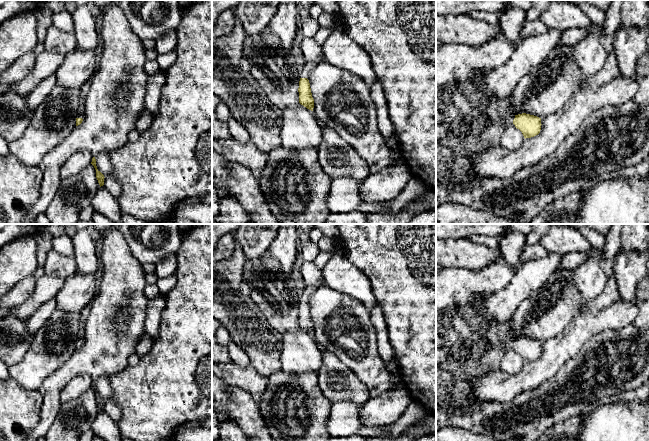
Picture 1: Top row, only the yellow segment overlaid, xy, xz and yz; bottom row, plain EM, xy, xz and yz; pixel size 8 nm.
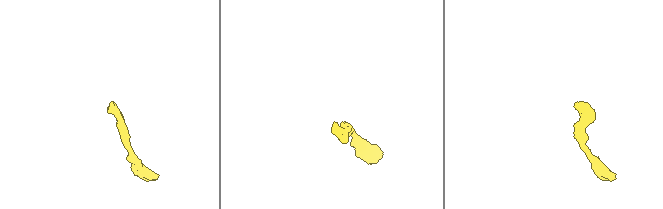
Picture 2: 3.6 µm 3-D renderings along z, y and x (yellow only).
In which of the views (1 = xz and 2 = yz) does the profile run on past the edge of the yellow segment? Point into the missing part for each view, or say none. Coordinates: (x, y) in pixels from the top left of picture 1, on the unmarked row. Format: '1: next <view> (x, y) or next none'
1: next xz (305, 294)
2: next yz (508, 341)

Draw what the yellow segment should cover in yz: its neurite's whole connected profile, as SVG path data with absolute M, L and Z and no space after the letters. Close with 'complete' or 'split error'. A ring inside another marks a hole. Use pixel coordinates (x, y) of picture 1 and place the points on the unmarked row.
M506 336L502 343L504 347L513 347L522 356L525 363L538 359L541 354L541 342L534 339L526 337L514 339Z; split error

